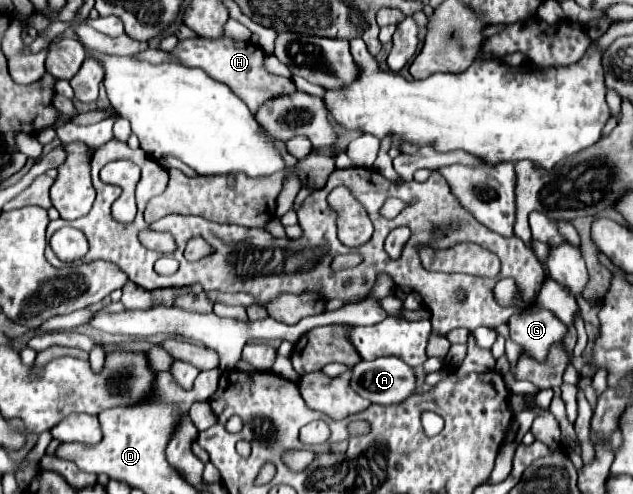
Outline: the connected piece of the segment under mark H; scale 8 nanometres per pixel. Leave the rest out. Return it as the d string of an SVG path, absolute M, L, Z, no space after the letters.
M189 38L189 40L179 40L177 48L171 54L181 64L189 68L201 68L213 80L227 84L249 106L253 114L257 114L259 106L263 106L267 100L277 96L287 96L297 90L291 80L281 76L271 76L265 72L263 52L251 42L235 42L229 38Z

